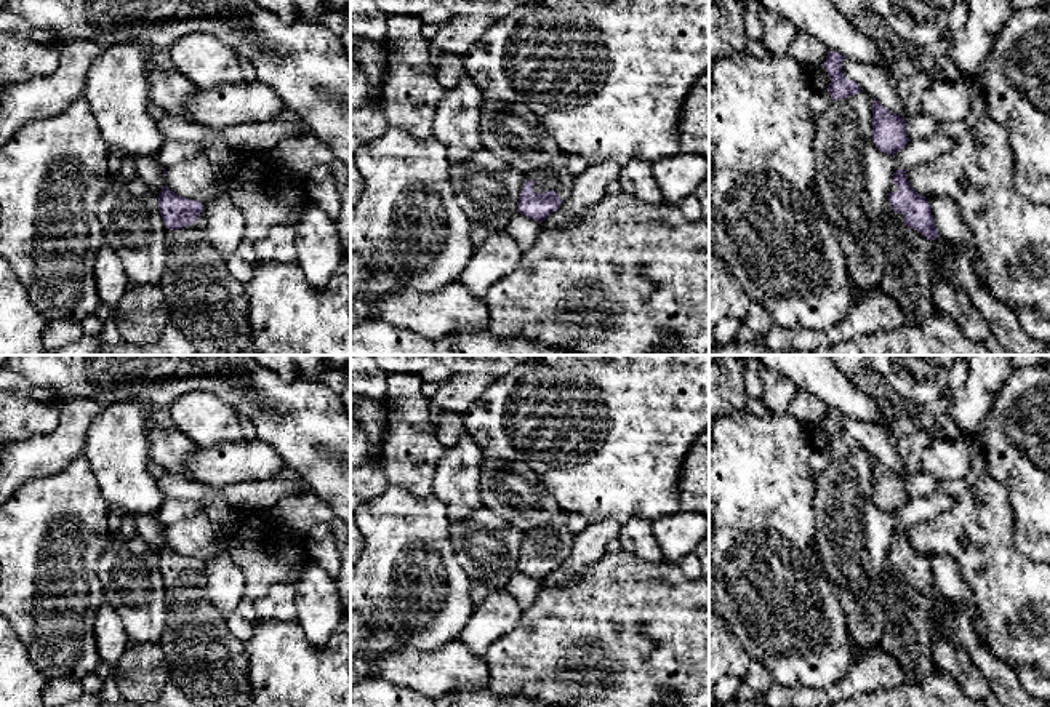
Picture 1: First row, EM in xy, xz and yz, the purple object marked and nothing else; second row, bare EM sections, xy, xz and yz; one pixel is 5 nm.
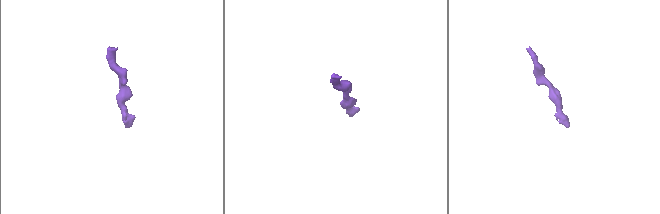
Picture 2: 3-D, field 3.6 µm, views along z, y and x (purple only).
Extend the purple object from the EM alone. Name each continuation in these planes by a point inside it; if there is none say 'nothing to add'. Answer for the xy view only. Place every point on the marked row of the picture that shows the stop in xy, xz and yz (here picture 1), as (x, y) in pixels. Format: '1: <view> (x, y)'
1: xy (207, 304)

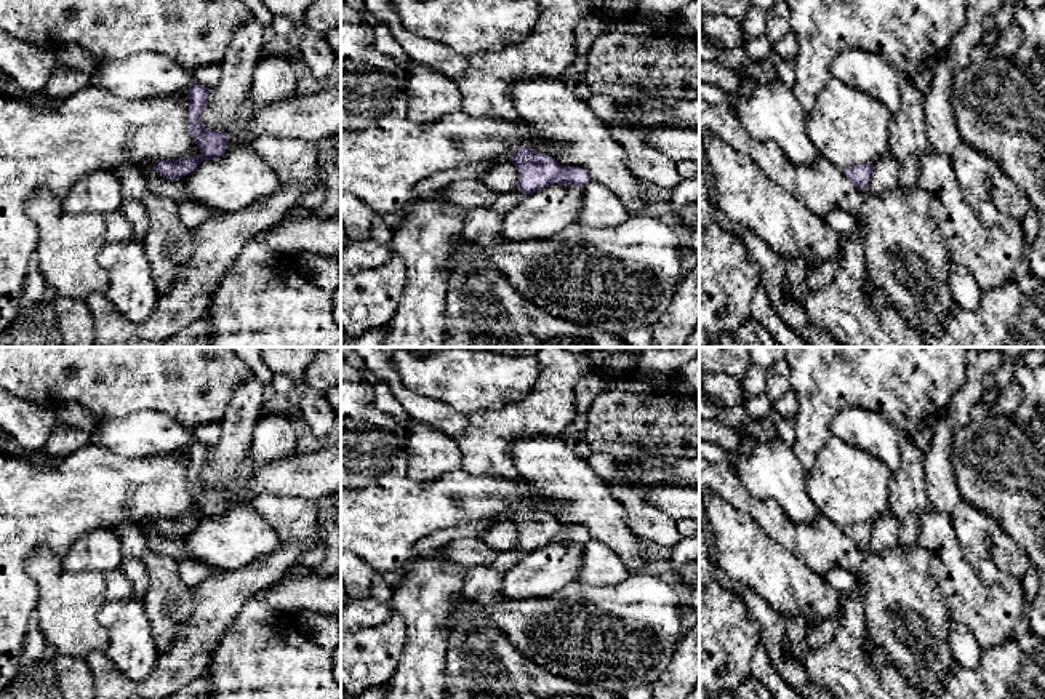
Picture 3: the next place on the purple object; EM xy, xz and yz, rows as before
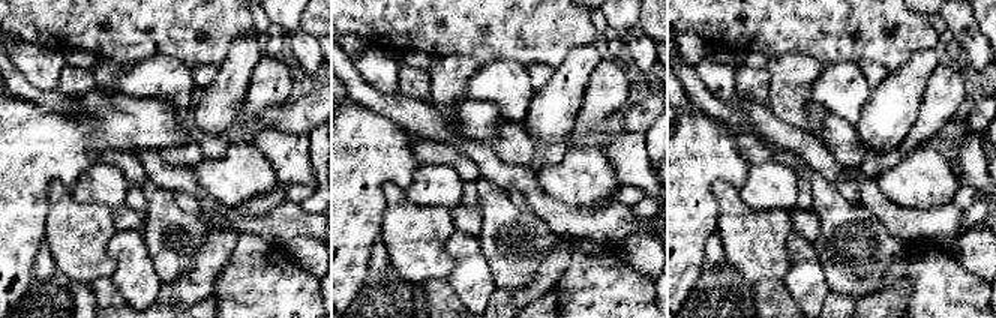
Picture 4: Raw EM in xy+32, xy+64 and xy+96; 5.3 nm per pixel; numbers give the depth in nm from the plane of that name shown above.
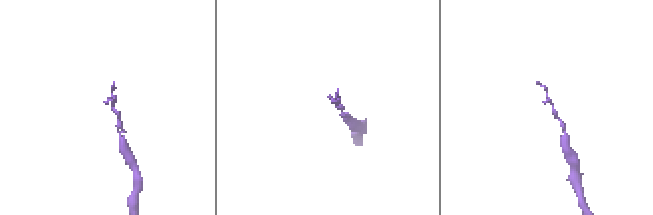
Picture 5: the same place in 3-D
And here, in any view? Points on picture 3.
nothing to add

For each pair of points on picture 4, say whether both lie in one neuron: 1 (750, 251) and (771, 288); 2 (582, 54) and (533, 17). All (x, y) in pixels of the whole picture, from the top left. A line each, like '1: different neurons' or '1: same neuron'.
1: different neurons
2: different neurons

